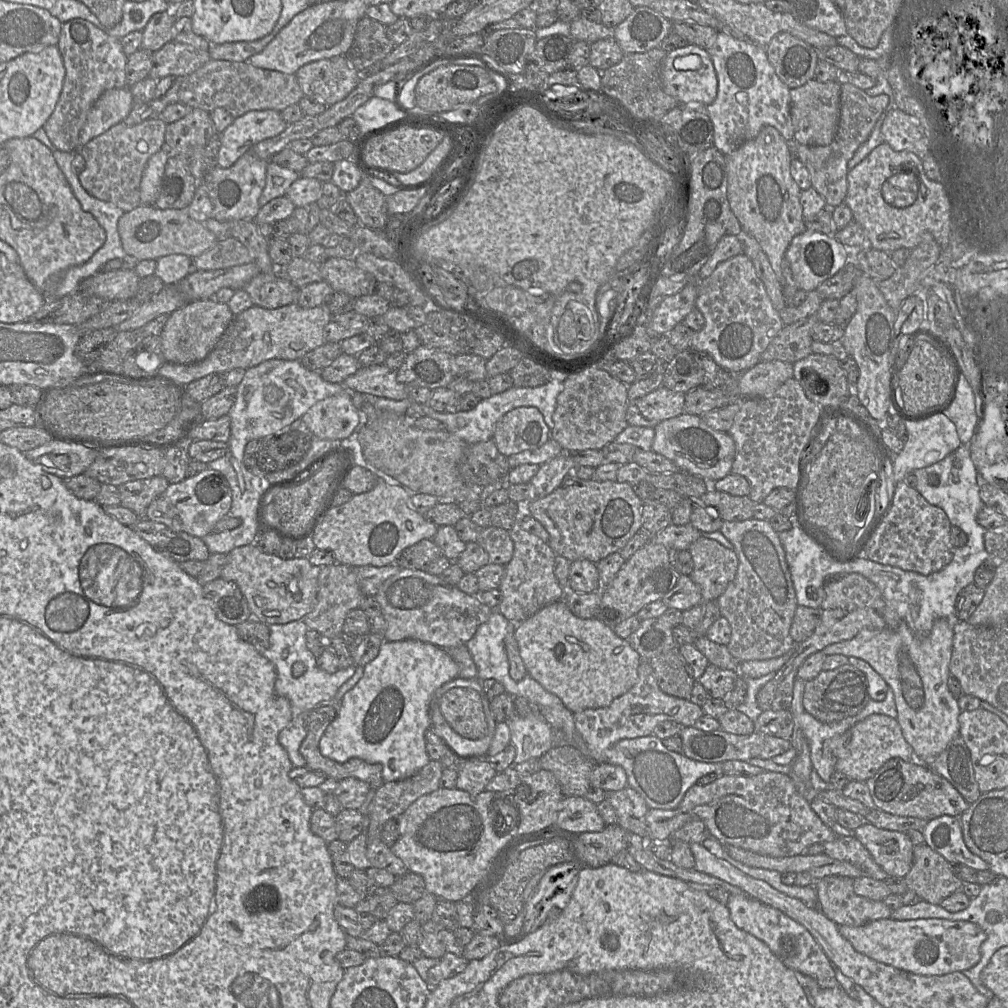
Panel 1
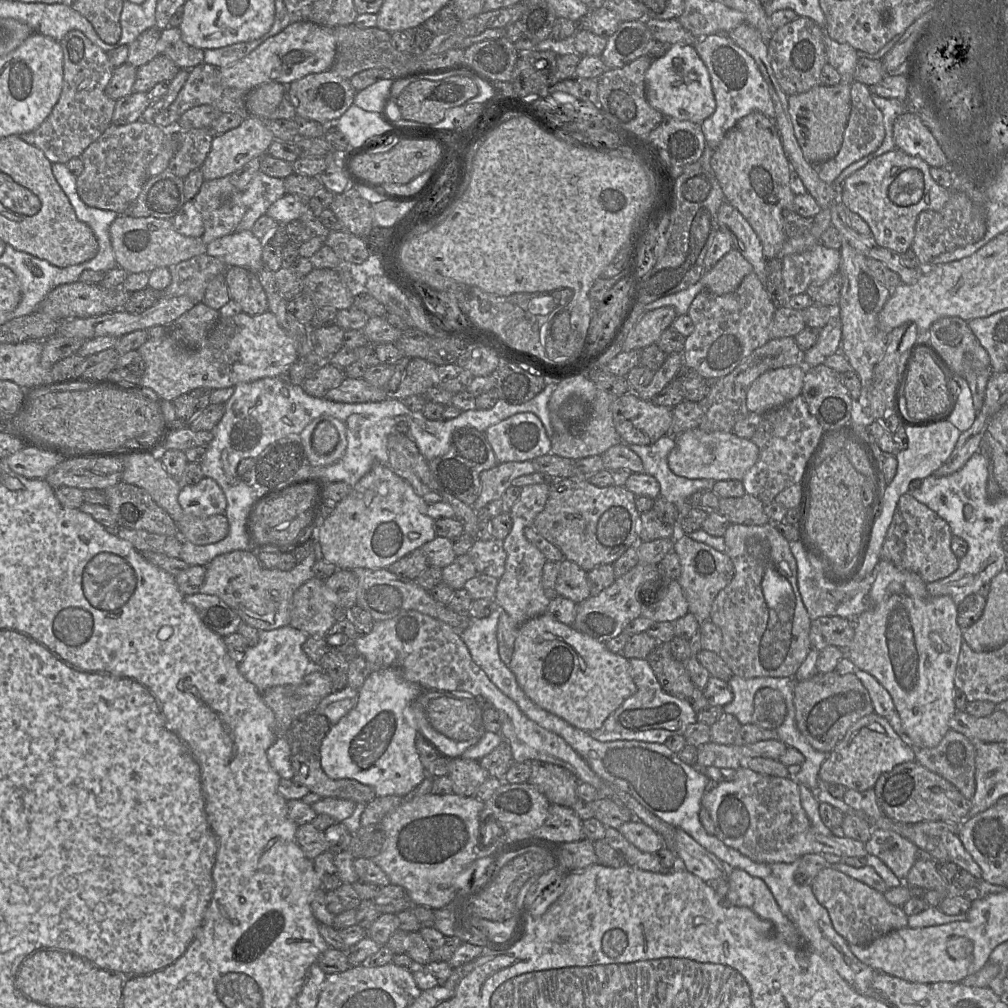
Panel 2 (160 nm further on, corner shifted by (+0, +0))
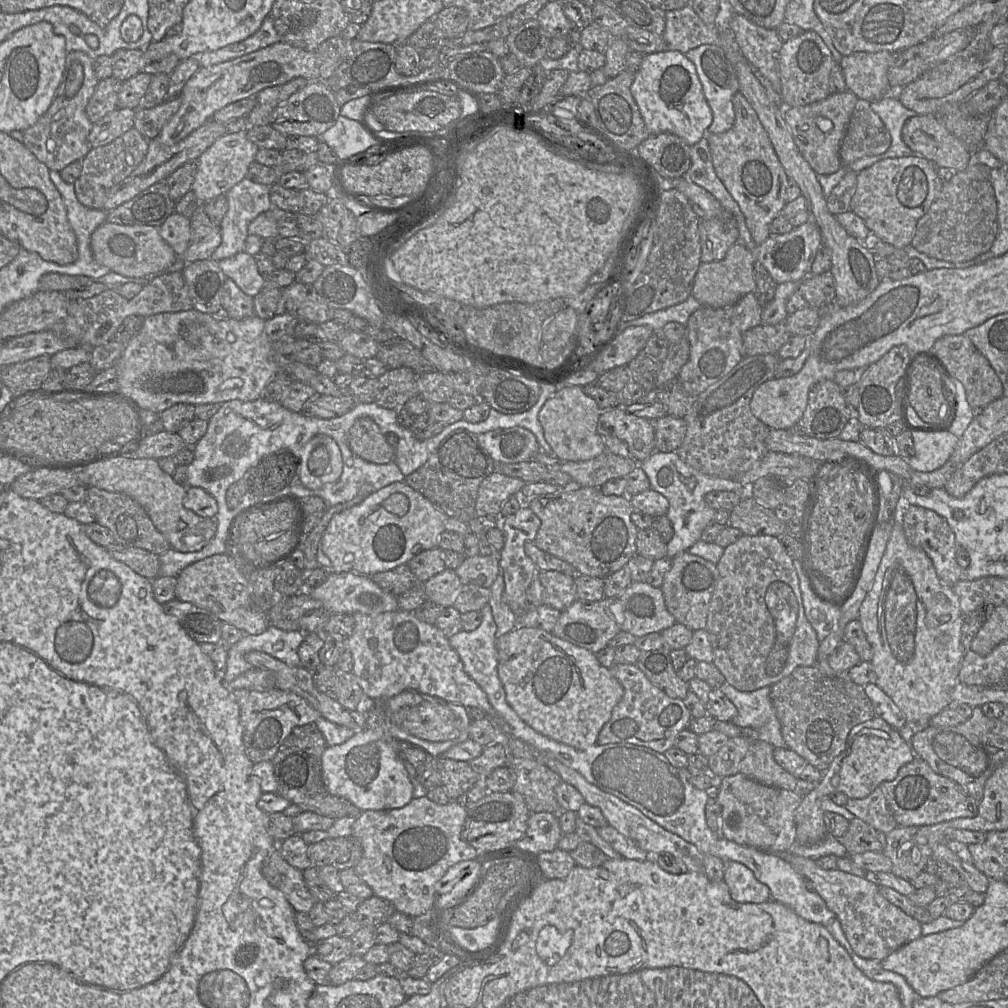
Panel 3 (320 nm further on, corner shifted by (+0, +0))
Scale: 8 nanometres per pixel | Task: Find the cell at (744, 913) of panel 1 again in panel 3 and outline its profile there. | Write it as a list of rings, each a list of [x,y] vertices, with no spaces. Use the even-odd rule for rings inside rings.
[[[725,861],[723,881],[731,898],[739,904],[764,903],[771,899],[769,888],[741,863]]]

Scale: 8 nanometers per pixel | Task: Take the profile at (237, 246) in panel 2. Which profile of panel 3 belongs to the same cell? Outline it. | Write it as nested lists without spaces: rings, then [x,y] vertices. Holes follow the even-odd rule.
[[[246,251],[218,262],[227,278],[232,279],[247,295],[255,297],[265,285],[265,277],[258,270],[255,257]]]

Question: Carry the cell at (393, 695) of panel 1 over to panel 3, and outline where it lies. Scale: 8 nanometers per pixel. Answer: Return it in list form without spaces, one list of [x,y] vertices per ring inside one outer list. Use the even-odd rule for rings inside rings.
[[[367,710],[366,725],[346,742],[328,746],[322,755],[327,791],[350,801],[361,812],[402,808],[413,799],[413,785],[399,753],[399,744],[384,730],[384,715],[376,721]]]

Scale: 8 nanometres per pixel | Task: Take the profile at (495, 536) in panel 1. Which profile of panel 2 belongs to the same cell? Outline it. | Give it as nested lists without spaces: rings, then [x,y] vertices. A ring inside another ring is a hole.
[[[495,538],[489,541],[475,539],[467,554],[471,558],[477,574],[488,575],[497,580],[504,574],[506,552],[503,548],[503,541]]]

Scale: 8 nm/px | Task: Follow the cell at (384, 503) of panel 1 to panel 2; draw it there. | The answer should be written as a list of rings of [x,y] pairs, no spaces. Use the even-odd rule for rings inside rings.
[[[375,463],[369,472],[352,487],[351,492],[335,505],[331,514],[317,529],[323,559],[334,564],[337,569],[387,569],[397,560],[436,537],[435,520],[427,514],[428,504],[388,465]]]

